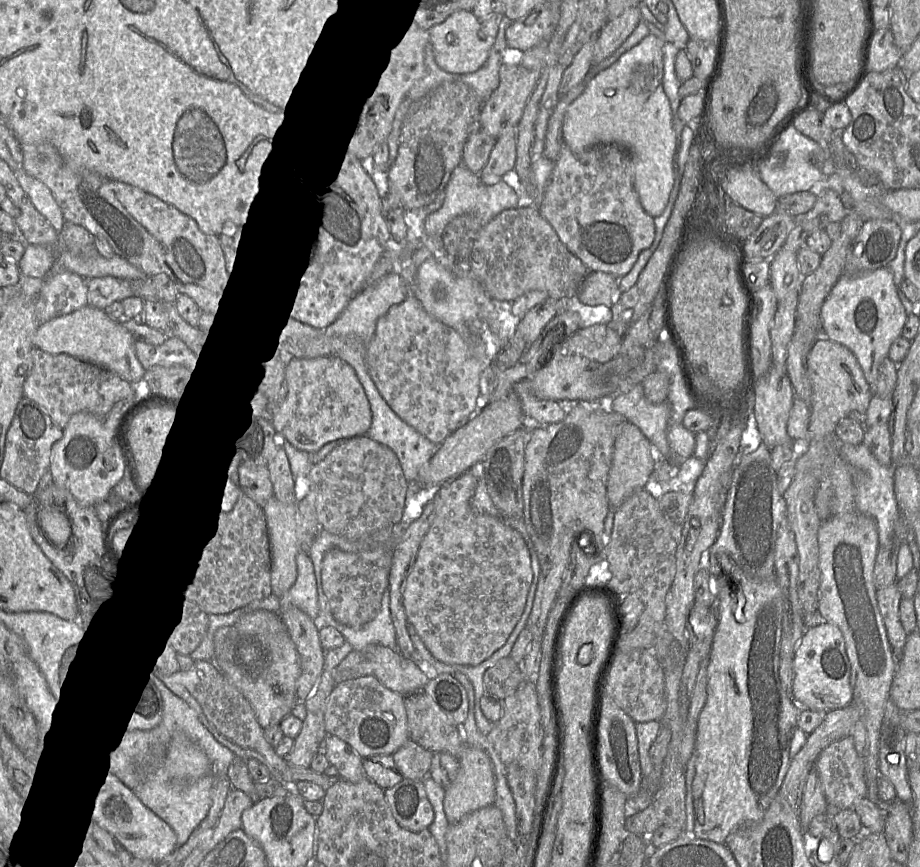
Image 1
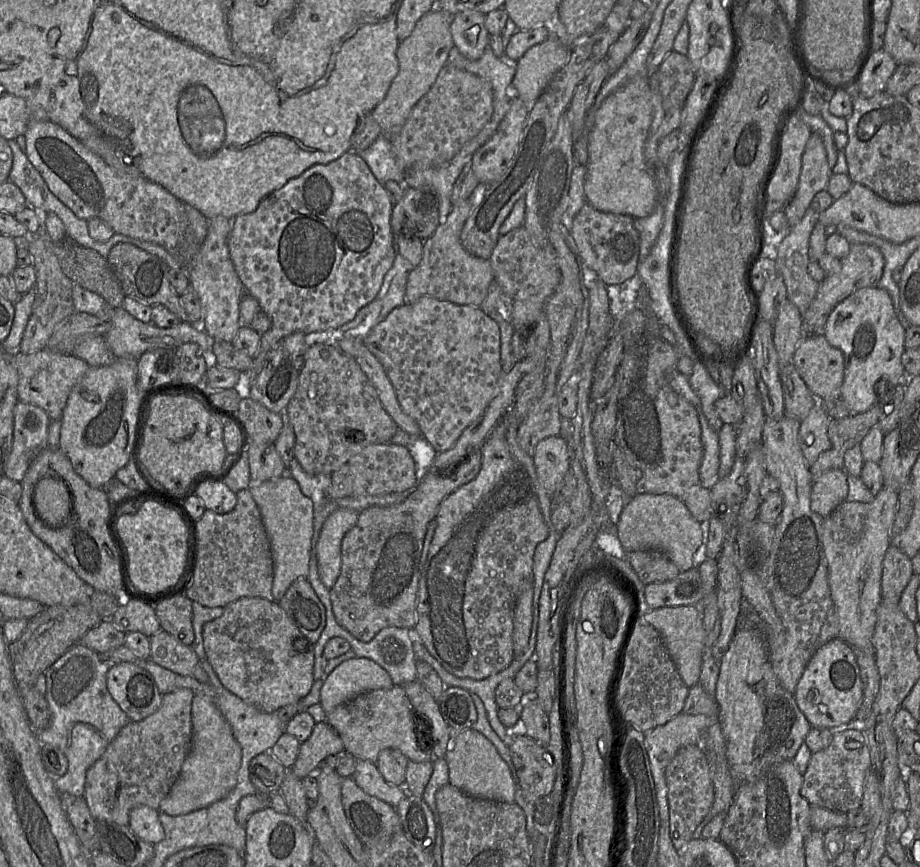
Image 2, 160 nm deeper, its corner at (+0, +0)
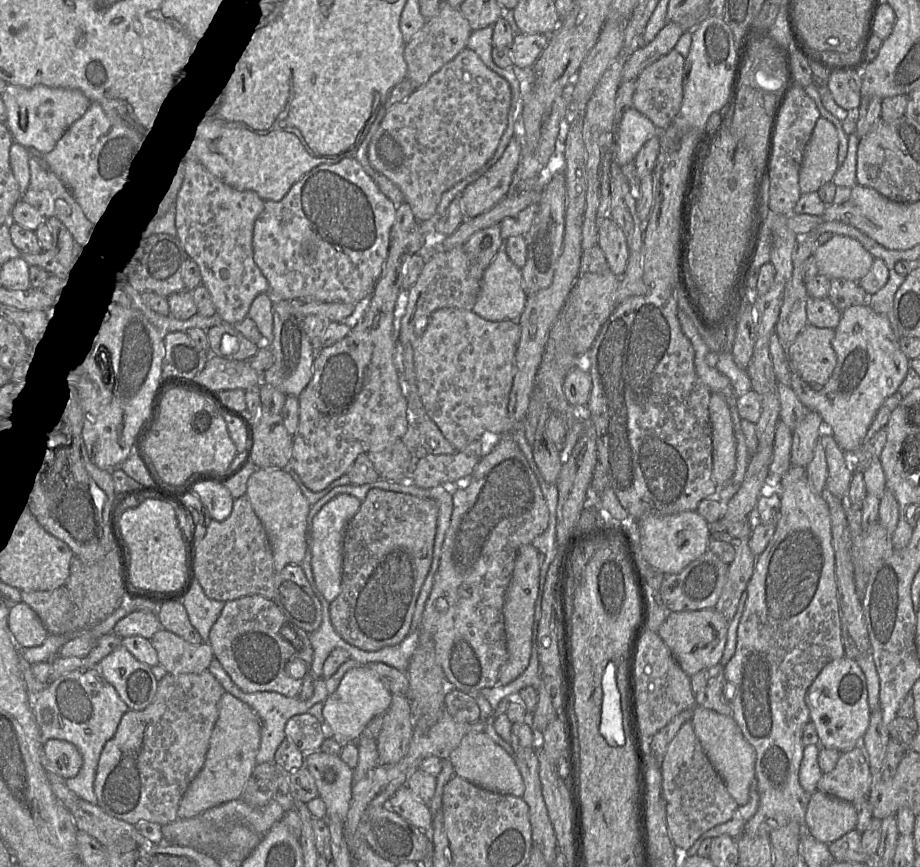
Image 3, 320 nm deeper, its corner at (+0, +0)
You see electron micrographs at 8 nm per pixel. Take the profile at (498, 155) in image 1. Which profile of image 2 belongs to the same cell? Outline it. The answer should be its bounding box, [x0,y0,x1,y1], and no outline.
[407,183,494,307]

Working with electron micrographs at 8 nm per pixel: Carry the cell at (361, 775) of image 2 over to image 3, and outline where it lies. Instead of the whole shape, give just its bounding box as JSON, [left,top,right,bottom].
[384,785,433,832]

